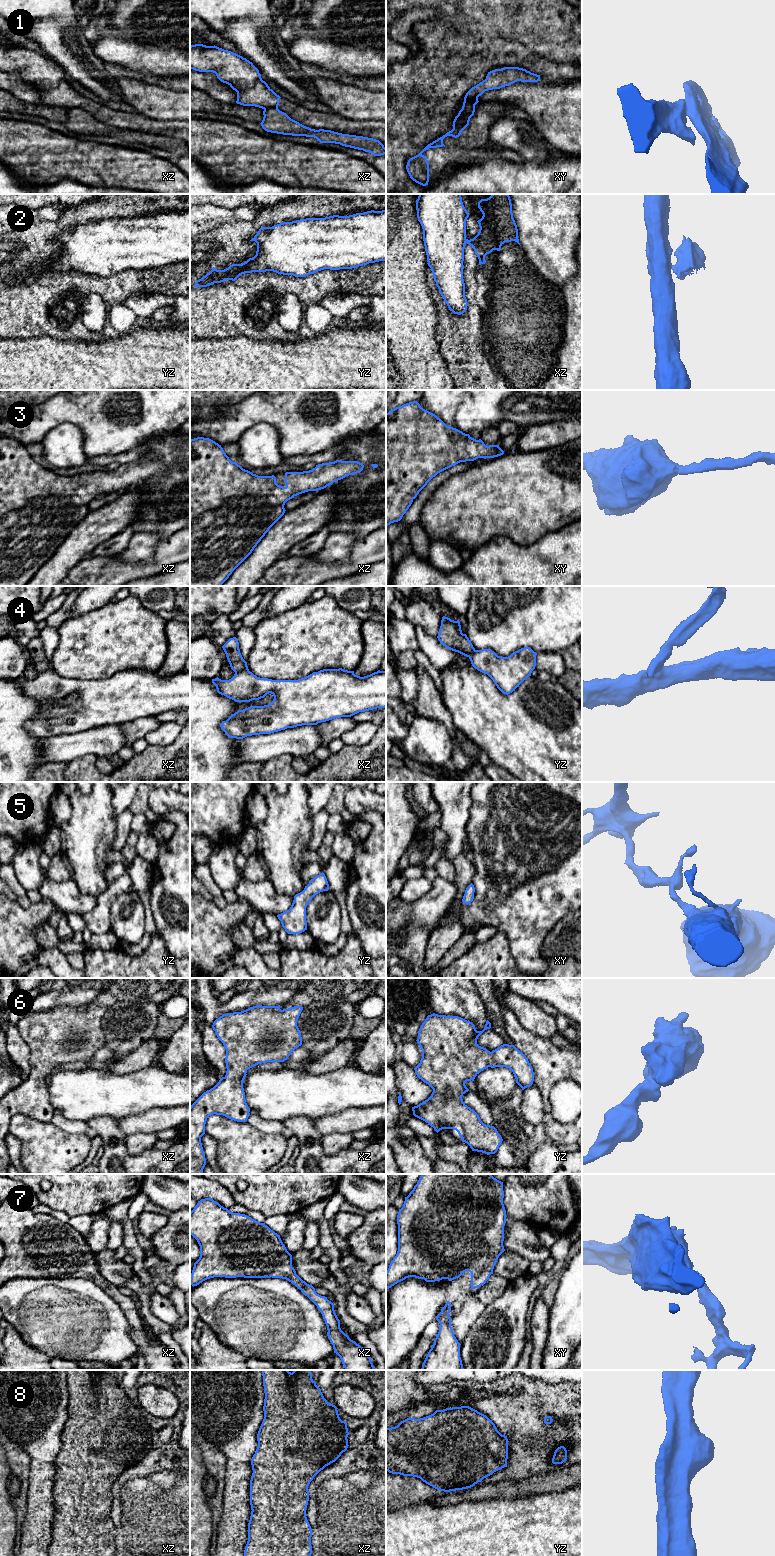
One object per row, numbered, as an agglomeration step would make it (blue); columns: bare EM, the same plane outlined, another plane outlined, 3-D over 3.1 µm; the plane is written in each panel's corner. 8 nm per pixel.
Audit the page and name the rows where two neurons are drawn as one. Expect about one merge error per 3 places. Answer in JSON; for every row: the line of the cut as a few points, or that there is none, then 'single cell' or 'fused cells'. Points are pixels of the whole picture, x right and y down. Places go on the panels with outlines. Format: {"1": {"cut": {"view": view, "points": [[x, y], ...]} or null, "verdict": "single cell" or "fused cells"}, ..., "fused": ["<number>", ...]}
{"1": {"cut": {"view": "xy", "points": [[462, 109], [464, 119], [452, 130], [454, 133]]}, "verdict": "fused cells"}, "2": {"cut": {"view": "xz", "points": [[465, 239], [466, 242]]}, "verdict": "fused cells"}, "3": {"cut": null, "verdict": "single cell"}, "4": {"cut": {"view": "xz", "points": [[248, 670], [240, 670], [235, 673]]}, "verdict": "fused cells"}, "5": {"cut": {"view": "yz", "points": [[303, 890], [312, 897]]}, "verdict": "fused cells"}, "6": {"cut": null, "verdict": "single cell"}, "7": {"cut": null, "verdict": "single cell"}, "8": {"cut": null, "verdict": "single cell"}, "fused": ["1", "2", "4", "5"]}

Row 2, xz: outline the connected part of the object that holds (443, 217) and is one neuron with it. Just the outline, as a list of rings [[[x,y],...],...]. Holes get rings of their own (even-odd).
[[[419,194],[416,200],[417,218],[423,229],[423,241],[428,266],[434,281],[450,311],[463,314],[468,302],[465,297],[463,279],[464,248],[466,244],[466,220],[469,213],[465,209],[461,194]]]

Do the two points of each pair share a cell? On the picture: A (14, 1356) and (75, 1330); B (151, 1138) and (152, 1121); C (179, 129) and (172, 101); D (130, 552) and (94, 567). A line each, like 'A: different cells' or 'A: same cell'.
A: different cells
B: different cells
C: different cells
D: different cells

